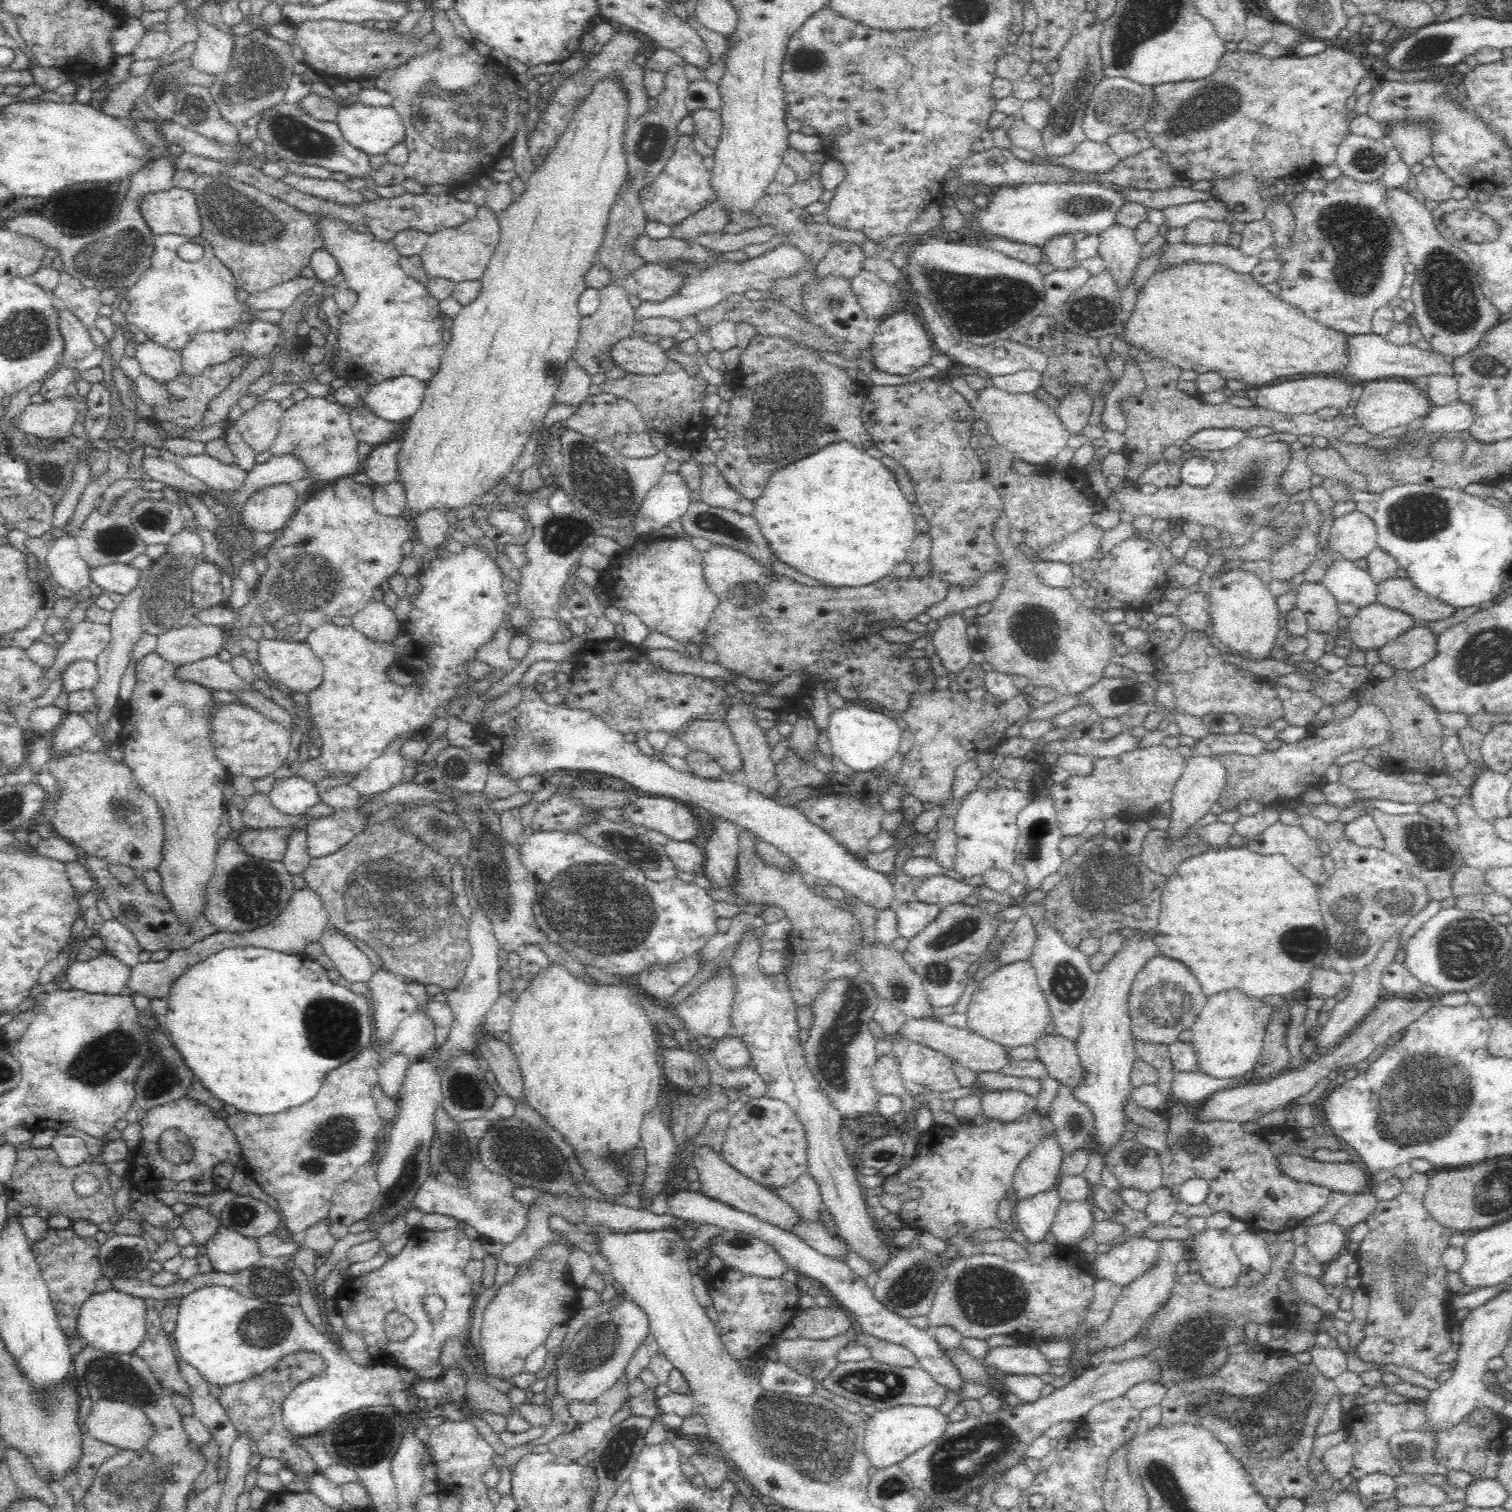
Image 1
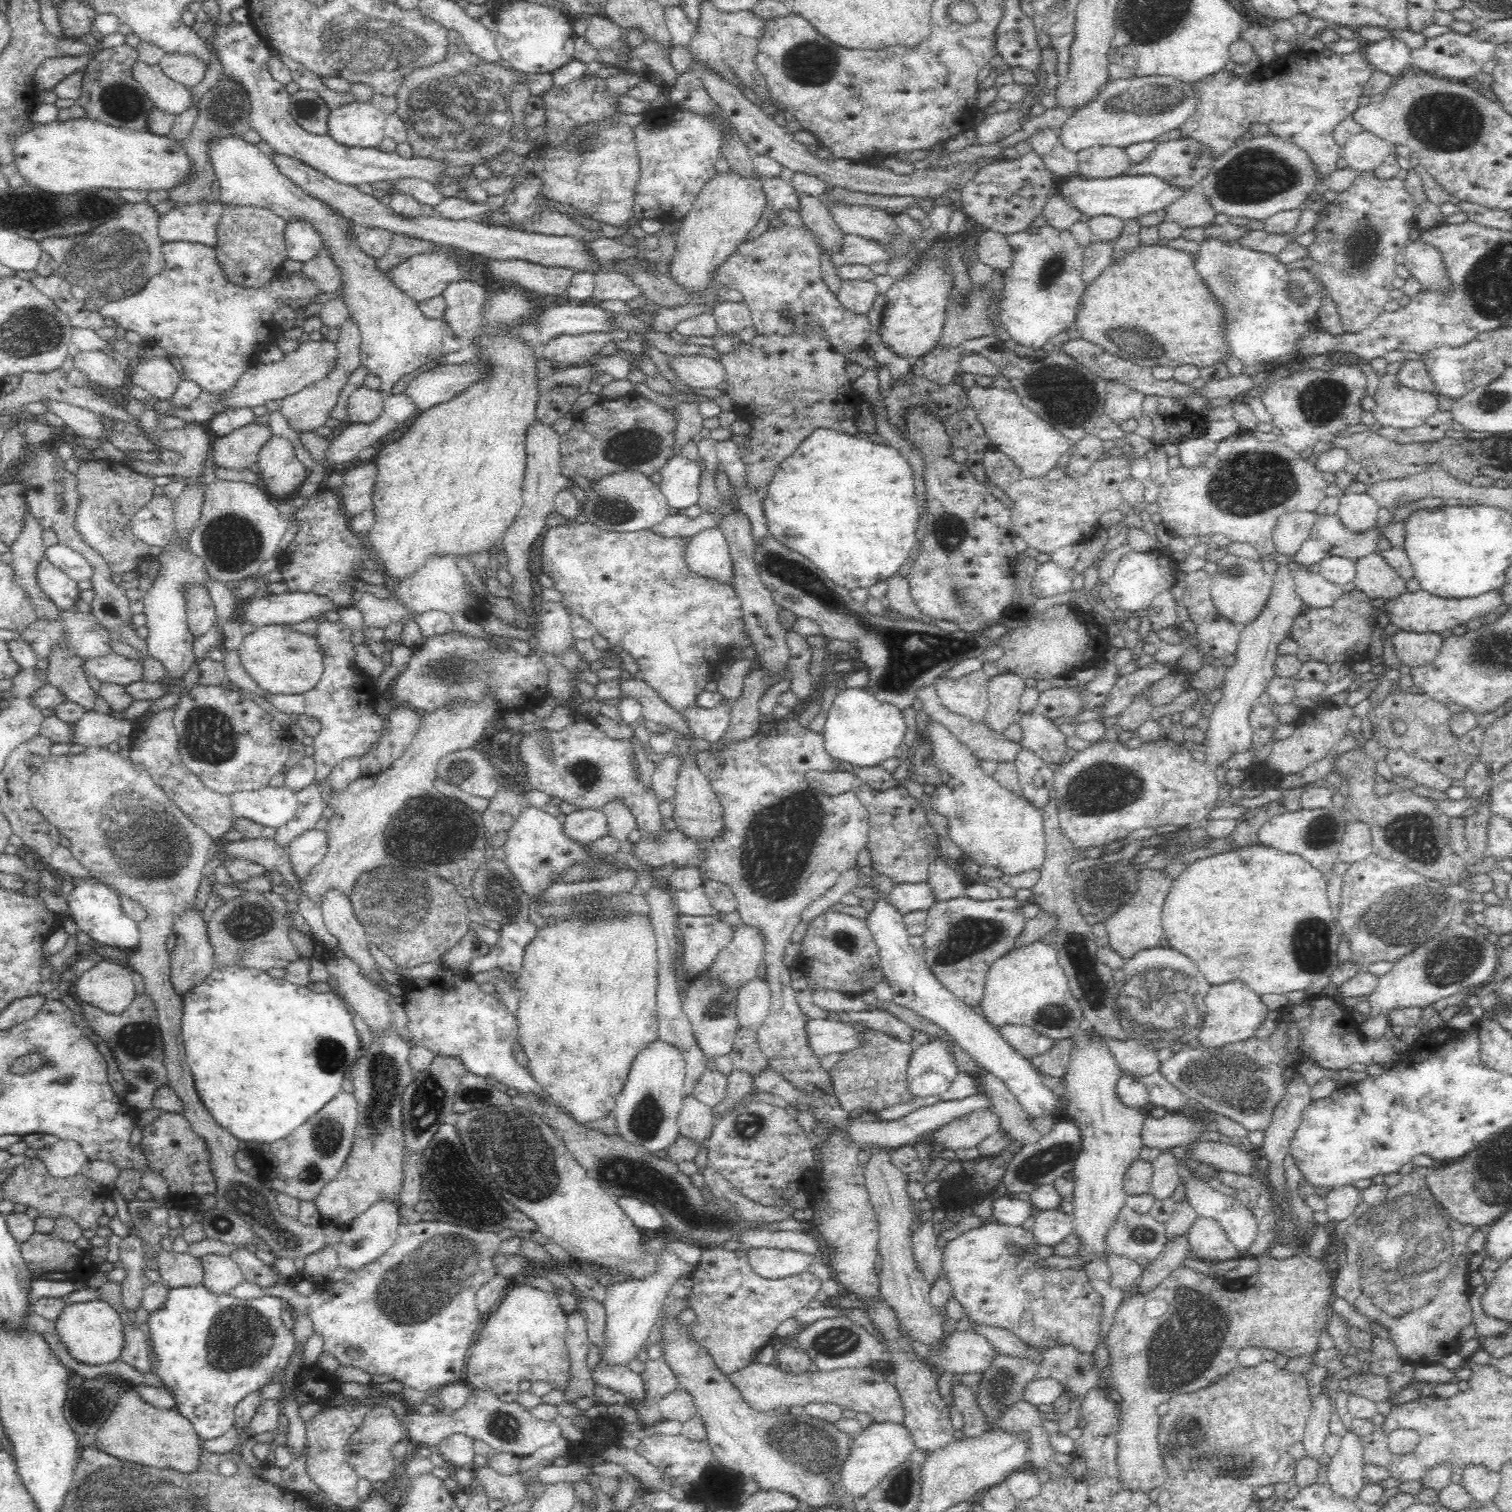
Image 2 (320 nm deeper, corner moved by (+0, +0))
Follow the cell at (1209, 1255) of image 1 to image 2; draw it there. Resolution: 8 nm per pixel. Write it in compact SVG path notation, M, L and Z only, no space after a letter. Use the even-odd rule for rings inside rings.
M1198 1217L1186 1237L1191 1255L1200 1261L1217 1264L1241 1256L1220 1223L1212 1218Z

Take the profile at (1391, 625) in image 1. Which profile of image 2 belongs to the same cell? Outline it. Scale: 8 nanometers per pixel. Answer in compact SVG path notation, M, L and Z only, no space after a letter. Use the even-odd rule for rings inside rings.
M1498 589L1474 598L1440 598L1425 590L1404 592L1395 599L1387 601L1381 608L1386 612L1388 622L1394 624L1399 631L1428 633L1442 633L1460 625L1466 625L1475 618L1484 618L1489 612L1496 610L1502 604L1501 593Z

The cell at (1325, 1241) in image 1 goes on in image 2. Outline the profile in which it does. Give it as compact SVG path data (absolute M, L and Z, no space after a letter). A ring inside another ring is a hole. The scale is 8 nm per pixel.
M1352 1184L1332 1188L1324 1198L1326 1216L1332 1224L1346 1220L1360 1203L1361 1191Z

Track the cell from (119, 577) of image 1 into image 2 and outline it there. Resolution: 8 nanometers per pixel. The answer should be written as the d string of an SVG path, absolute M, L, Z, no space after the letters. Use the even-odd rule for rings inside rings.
M62 544L47 547L45 556L76 582L91 580L96 573L94 566L83 555Z

